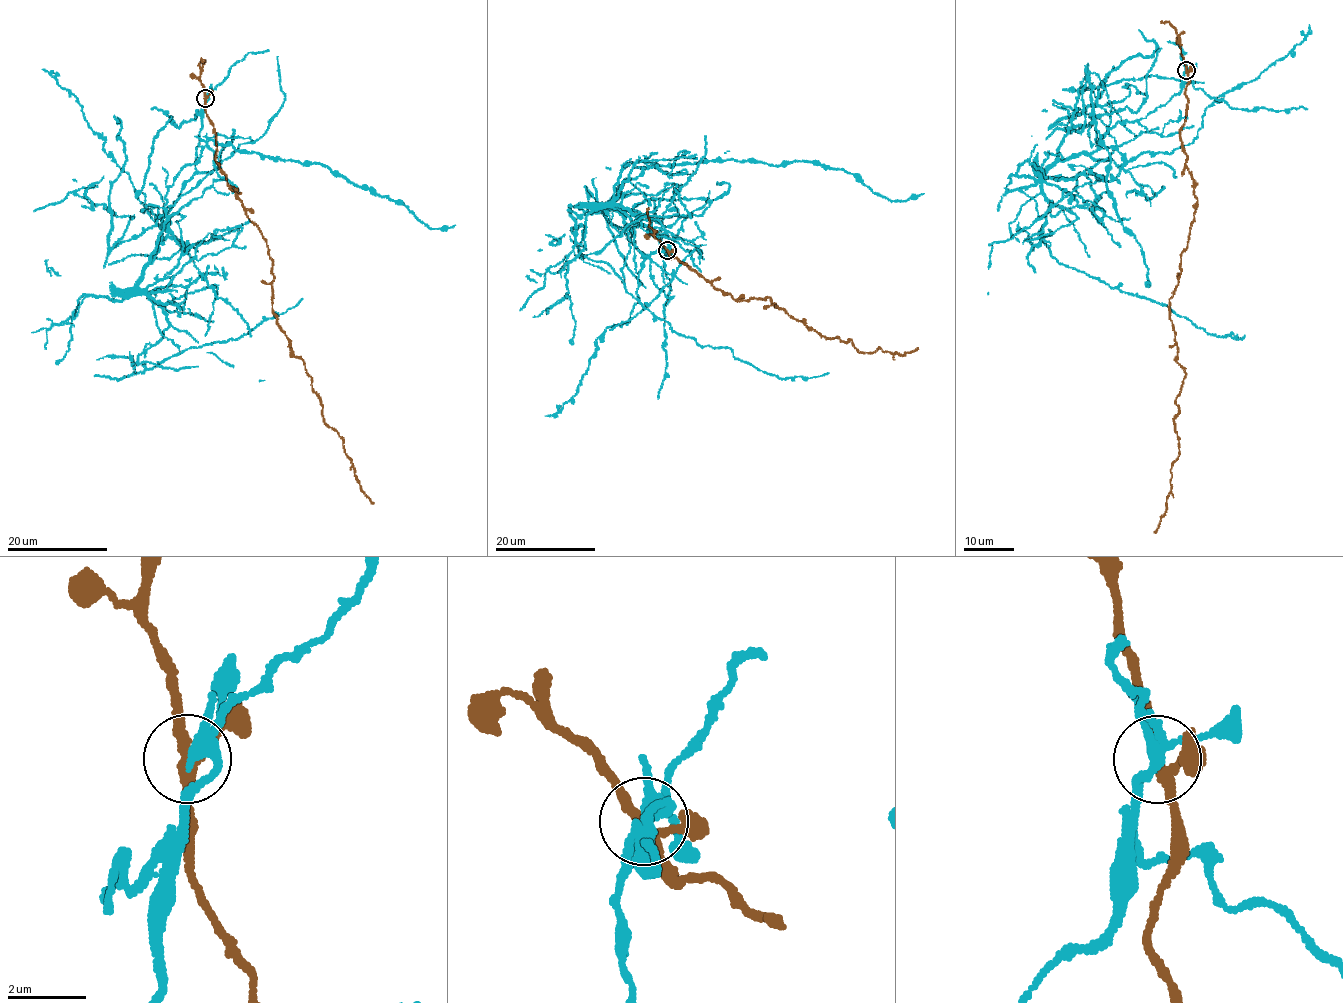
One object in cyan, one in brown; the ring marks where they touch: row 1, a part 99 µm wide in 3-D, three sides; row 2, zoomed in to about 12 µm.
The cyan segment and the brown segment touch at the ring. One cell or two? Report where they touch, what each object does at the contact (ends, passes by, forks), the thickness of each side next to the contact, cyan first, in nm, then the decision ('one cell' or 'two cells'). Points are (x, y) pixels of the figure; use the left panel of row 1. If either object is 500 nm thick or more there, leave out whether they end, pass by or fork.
at (205, 98); cyan forks there; brown forks there; 240 nm thick on the cyan side, 240 nm on the other; two cells

